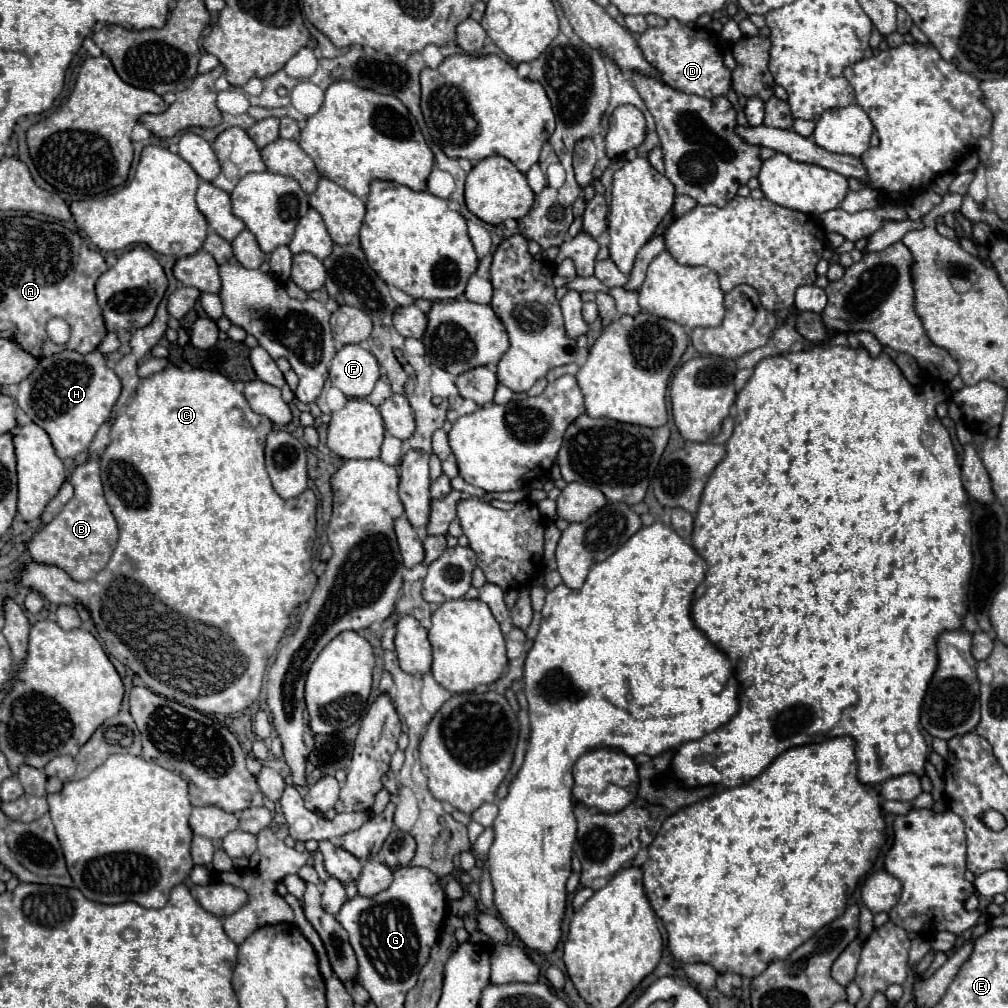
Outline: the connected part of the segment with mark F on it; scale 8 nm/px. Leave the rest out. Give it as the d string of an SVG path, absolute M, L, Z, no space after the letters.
M346 344L336 352L330 366L330 382L348 398L370 396L380 368L376 358L358 344Z

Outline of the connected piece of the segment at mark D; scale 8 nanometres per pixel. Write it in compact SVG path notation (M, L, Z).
M670 18L666 26L648 28L644 34L640 34L638 46L642 48L644 58L654 68L658 68L664 84L680 92L714 98L714 96L724 96L730 90L732 72L722 62L722 52L717 40L704 28L703 30L690 28Z

